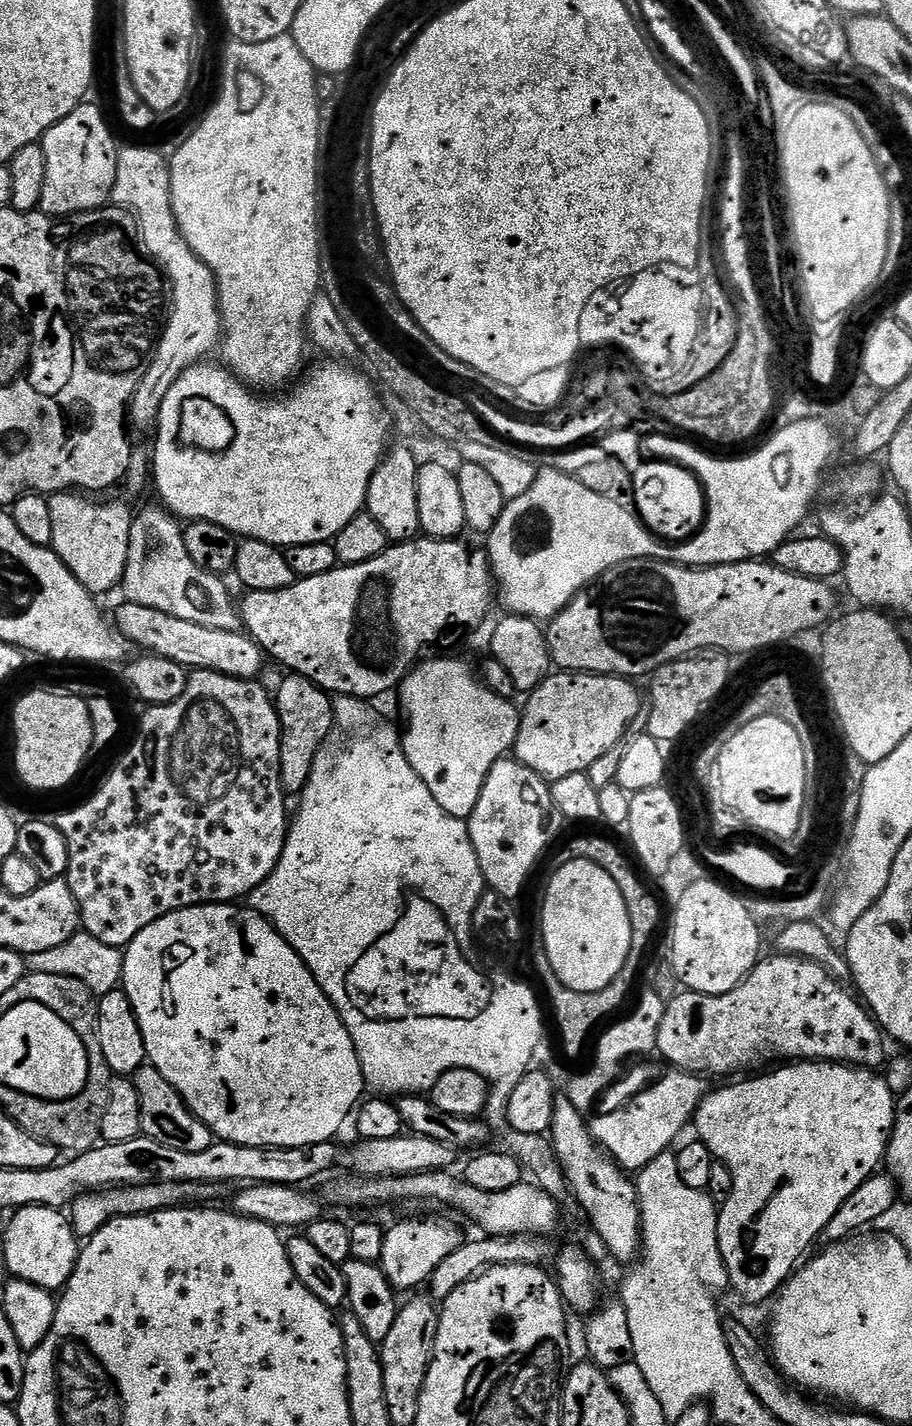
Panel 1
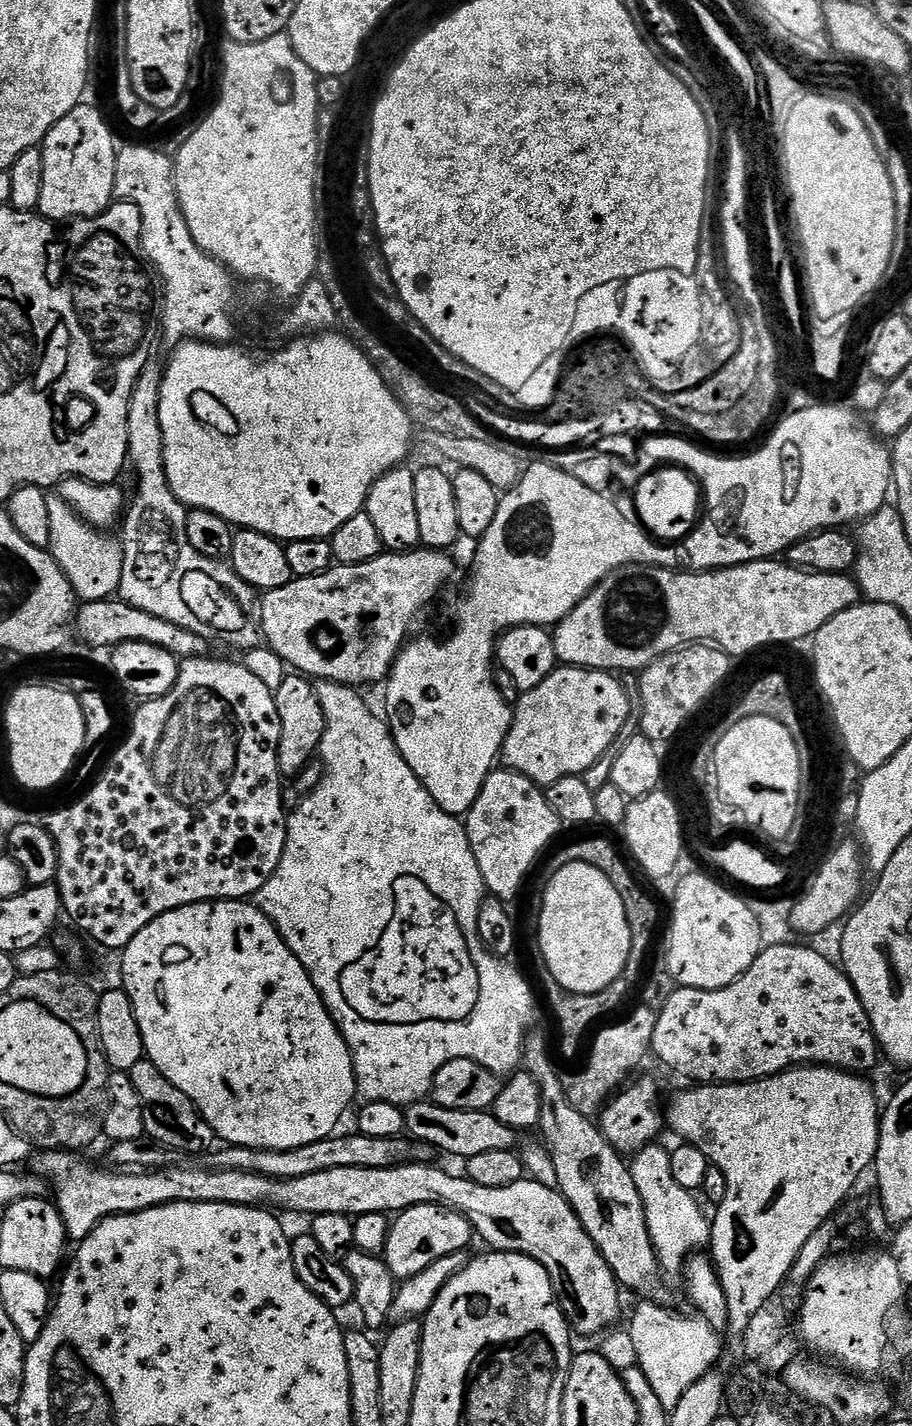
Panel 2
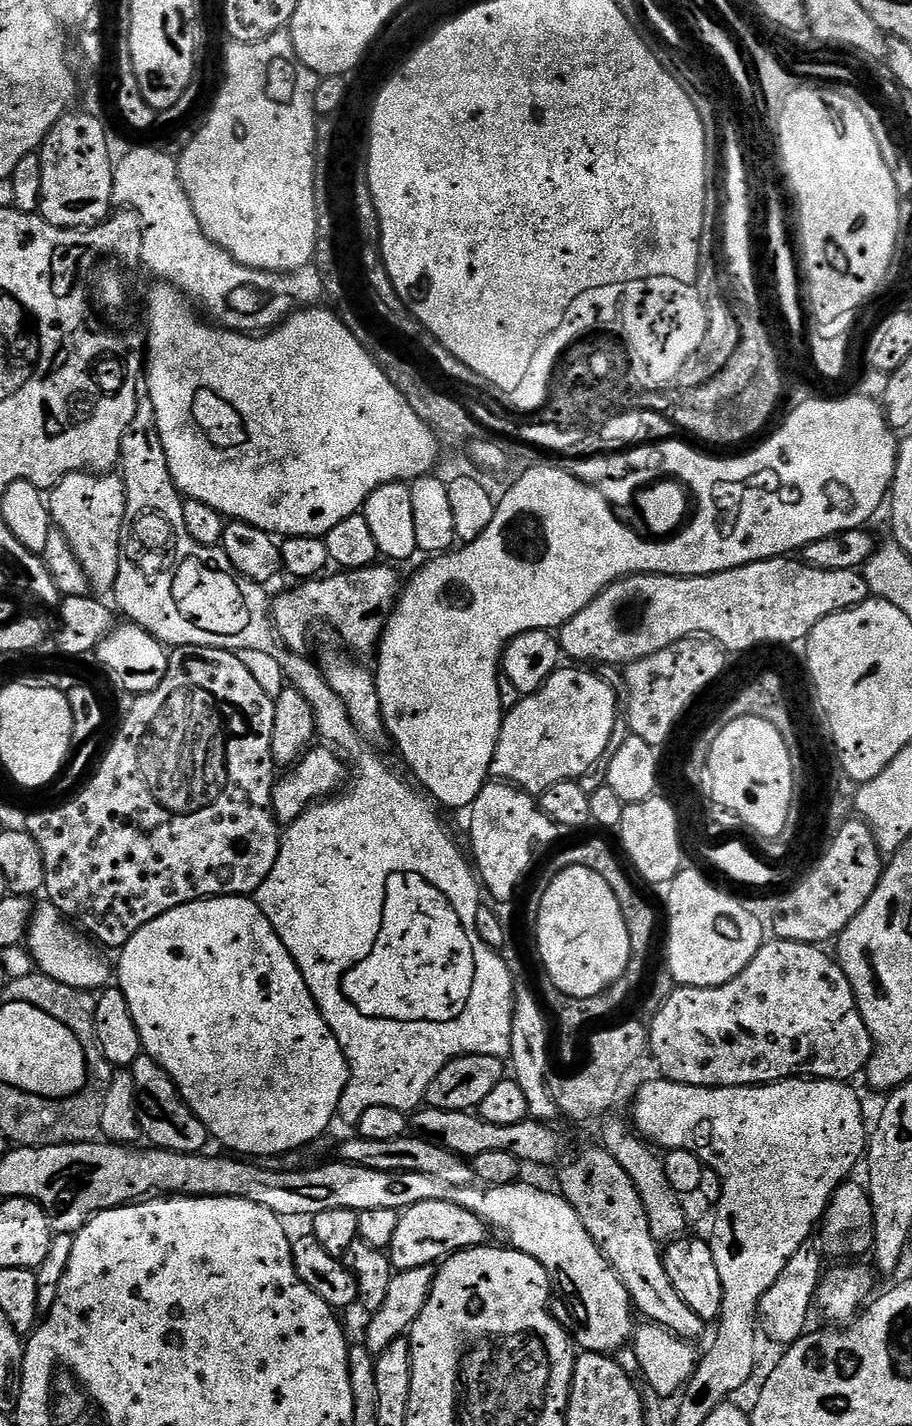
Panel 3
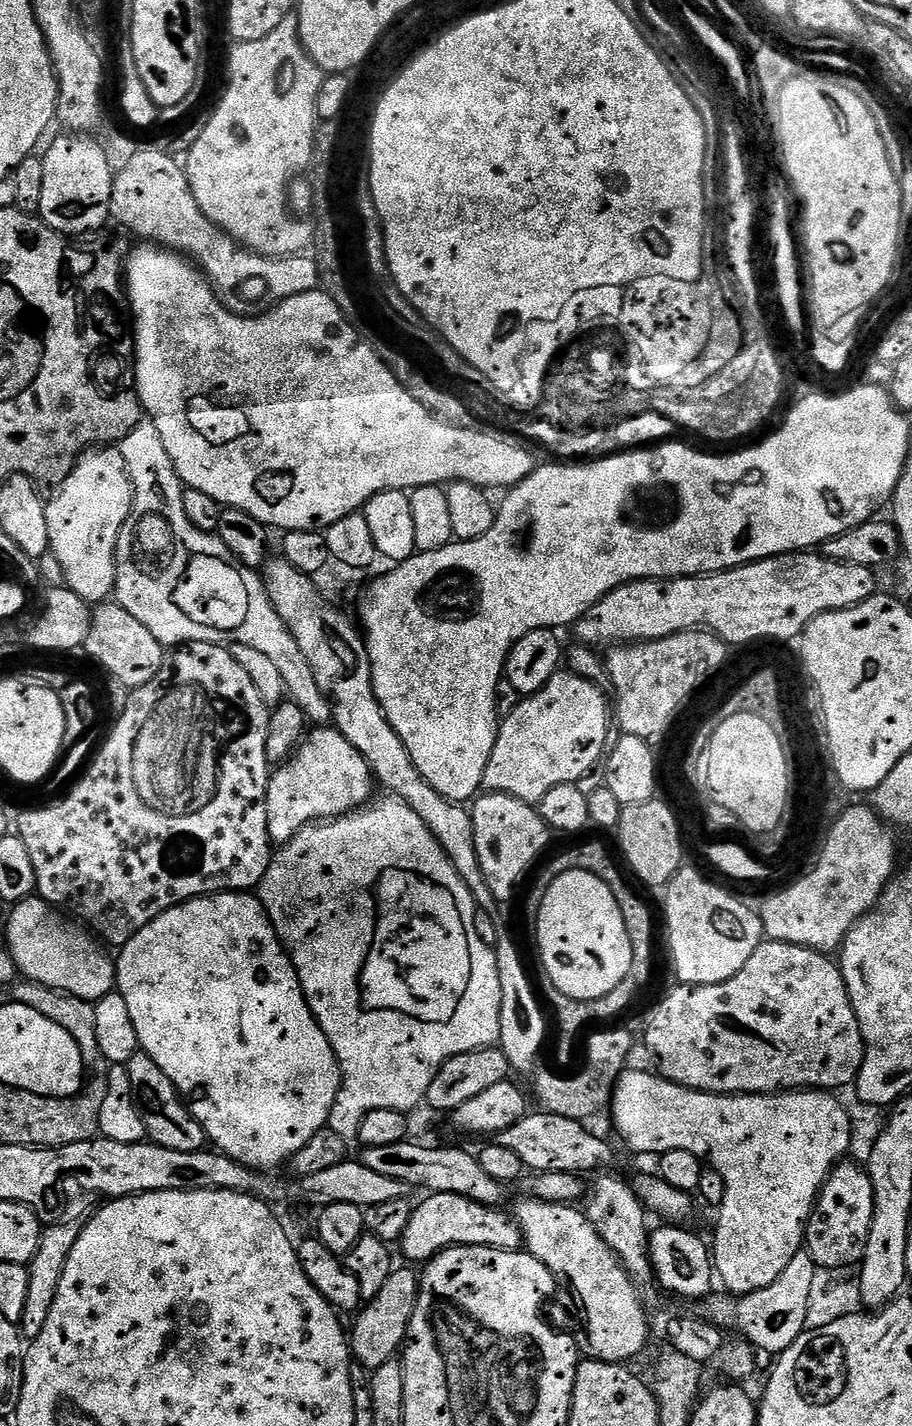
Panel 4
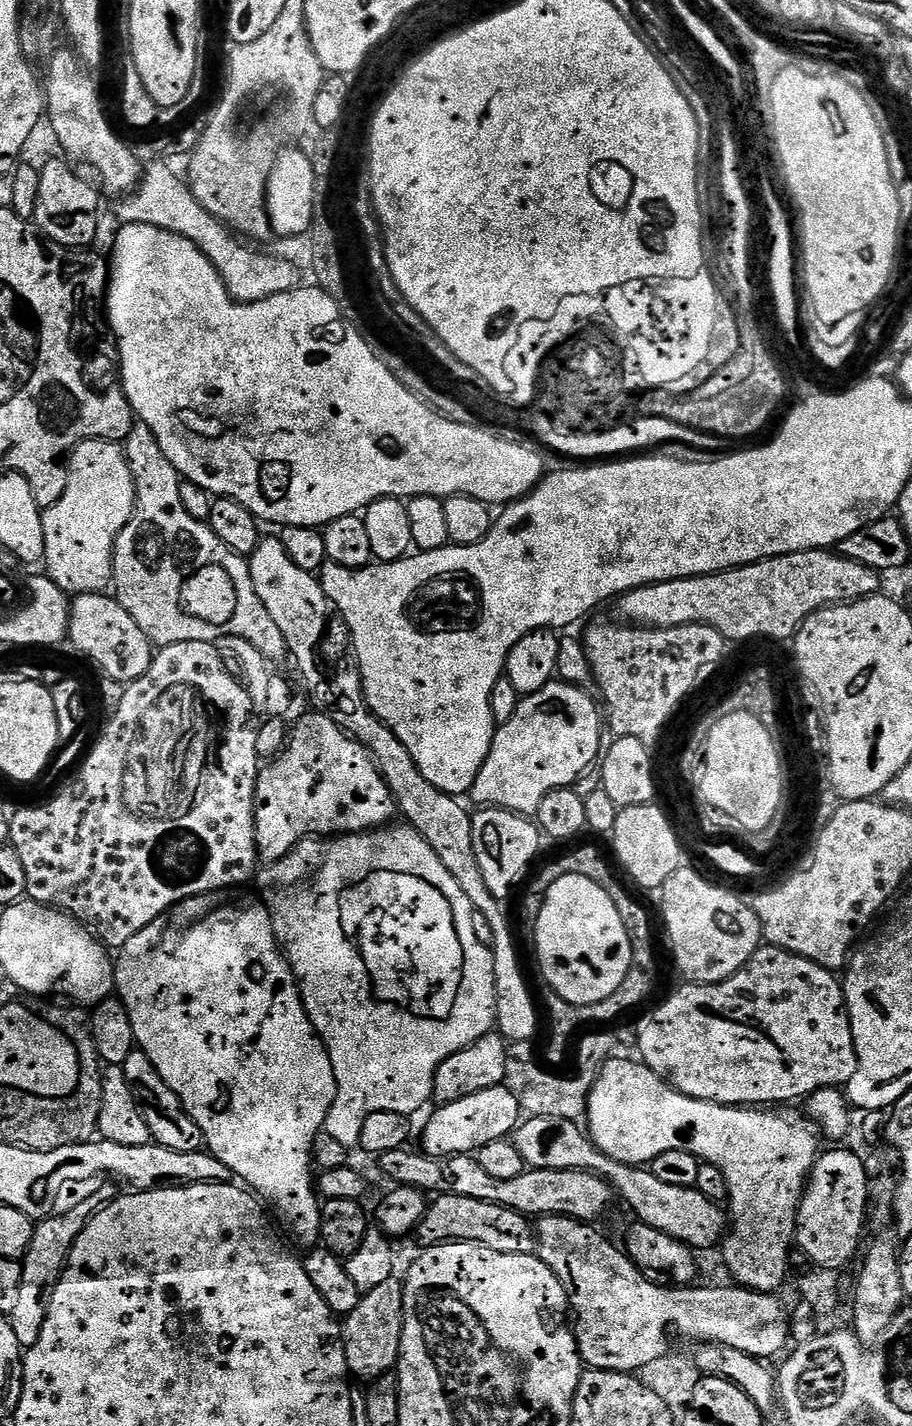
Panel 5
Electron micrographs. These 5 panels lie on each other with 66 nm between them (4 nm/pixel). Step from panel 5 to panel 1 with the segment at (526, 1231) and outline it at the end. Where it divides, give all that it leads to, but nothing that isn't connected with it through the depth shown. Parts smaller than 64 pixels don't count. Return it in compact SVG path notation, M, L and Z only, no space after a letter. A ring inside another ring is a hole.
M404 1220L385 1231L382 1258L378 1263L393 1288L401 1293L411 1293L416 1290L411 1288L427 1285L438 1265L445 1258L450 1258L450 1254L454 1254L465 1239L465 1233L460 1233L448 1220Z

